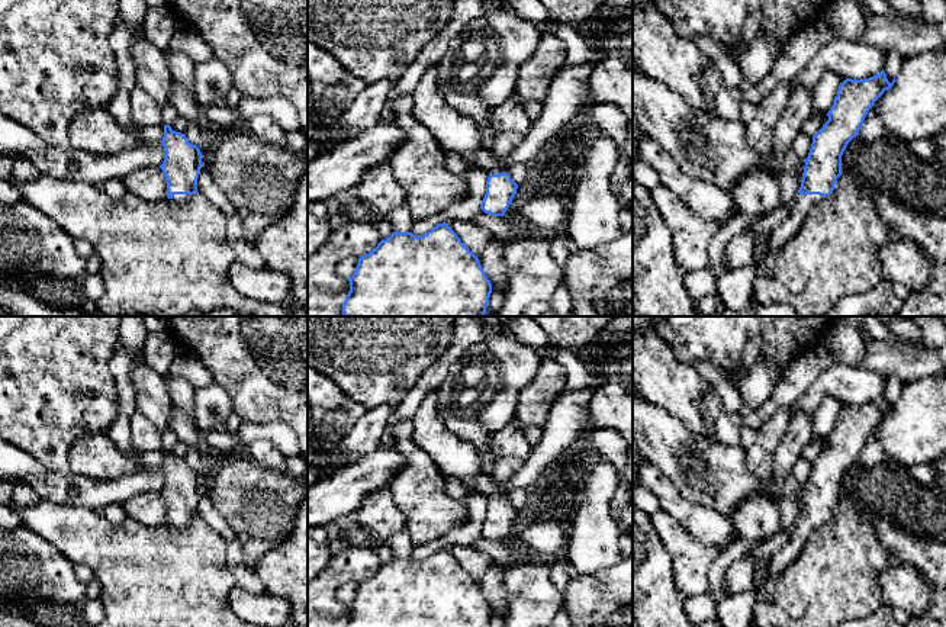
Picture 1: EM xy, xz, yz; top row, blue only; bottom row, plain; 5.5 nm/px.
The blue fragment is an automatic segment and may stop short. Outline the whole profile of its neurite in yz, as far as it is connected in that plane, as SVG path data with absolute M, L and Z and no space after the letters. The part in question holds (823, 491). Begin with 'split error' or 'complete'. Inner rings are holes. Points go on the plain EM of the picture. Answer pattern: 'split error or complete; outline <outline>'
split error; outline M885 396L865 403L846 403L840 408L837 421L827 441L828 446L813 462L811 475L804 485L801 512L794 522L789 541L773 553L765 570L754 569L753 586L779 576L792 565L815 527L830 521L842 501L842 480L847 469L859 460L859 454L873 428L895 408L889 408Z

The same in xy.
split error; outline M164 450L164 486L160 491L167 505L167 522L176 527L189 525L197 518L197 504L202 493L202 478L189 467L184 459Z

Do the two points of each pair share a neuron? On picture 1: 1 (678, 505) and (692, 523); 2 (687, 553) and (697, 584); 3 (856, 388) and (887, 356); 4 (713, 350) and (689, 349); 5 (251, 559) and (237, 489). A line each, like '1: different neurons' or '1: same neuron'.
1: same neuron
2: same neuron
3: different neurons
4: same neuron
5: same neuron

